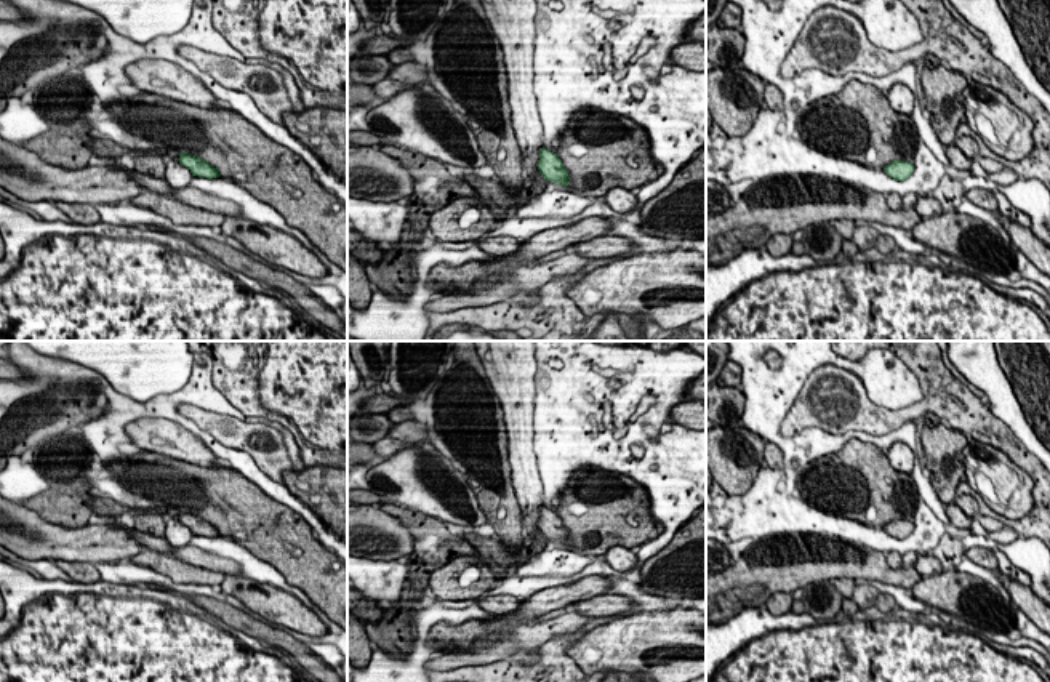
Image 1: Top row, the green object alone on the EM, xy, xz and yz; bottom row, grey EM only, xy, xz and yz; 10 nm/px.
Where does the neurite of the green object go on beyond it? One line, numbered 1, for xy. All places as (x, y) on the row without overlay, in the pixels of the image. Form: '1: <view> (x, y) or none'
1: none

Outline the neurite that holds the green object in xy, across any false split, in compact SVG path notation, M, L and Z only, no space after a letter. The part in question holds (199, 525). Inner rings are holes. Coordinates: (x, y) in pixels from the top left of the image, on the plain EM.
M179 511L178 520L184 524L192 532L192 535L208 536L208 538L221 535L219 527L214 527L211 522L205 520L198 514Z

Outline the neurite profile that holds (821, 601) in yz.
M829 580L816 584L807 584L797 589L794 597L804 602L805 613L812 615L816 623L832 621L842 610L842 596Z

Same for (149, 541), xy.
M114 517L99 519L98 522L109 524L109 525L117 527L117 528L123 528L125 532L128 532L133 538L136 538L147 549L158 551L158 552L170 554L170 556L174 554L176 548L171 546L166 541L166 538L152 536L152 535L147 535L142 532L138 532L136 528L126 528L125 525L122 525L118 522L118 519L114 519Z

